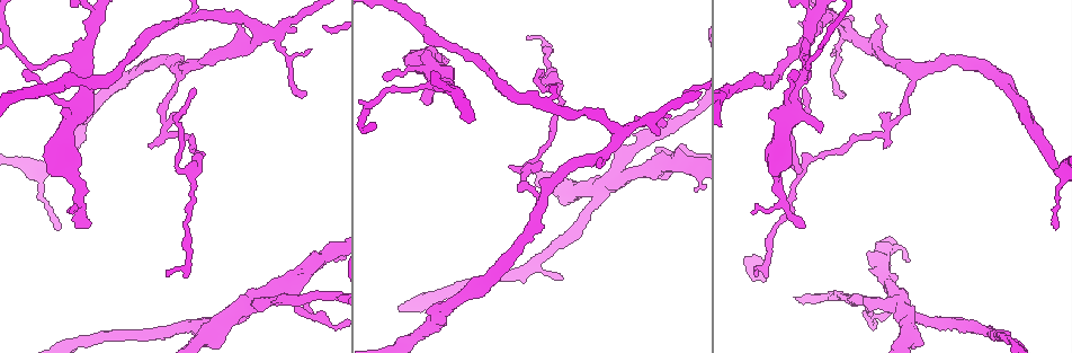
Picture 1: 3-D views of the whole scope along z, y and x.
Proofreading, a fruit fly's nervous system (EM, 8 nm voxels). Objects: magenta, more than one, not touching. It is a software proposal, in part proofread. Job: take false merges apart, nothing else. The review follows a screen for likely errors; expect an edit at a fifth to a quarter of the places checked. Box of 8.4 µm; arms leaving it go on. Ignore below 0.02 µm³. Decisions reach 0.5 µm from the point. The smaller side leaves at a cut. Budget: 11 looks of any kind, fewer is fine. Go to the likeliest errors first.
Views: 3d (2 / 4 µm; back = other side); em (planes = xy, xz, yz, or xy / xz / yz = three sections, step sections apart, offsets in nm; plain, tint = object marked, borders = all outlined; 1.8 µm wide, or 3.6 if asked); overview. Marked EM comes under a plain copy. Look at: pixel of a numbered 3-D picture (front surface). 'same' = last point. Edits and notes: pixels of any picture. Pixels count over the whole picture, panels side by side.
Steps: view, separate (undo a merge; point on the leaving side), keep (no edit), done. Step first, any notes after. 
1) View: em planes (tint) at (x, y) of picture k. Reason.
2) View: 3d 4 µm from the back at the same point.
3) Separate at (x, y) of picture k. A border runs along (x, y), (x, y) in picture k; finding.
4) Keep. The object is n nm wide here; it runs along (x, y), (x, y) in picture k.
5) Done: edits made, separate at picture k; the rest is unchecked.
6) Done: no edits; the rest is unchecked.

View: em planes (tint) at (590, 190) of picture 1. A fork.

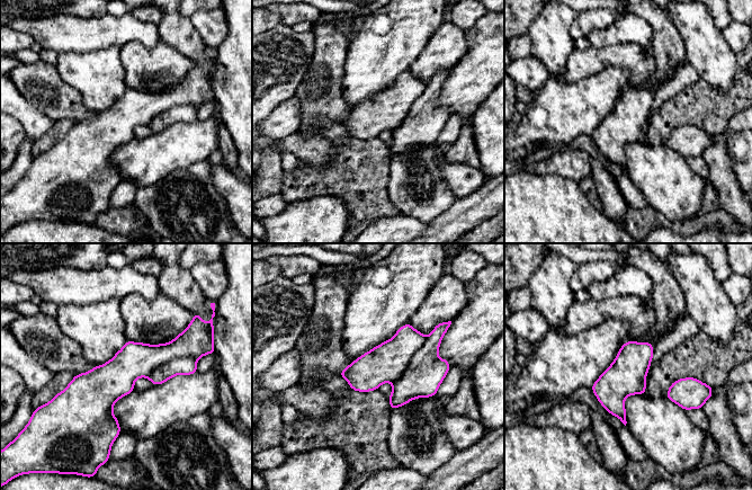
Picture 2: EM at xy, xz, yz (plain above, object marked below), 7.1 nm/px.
Separate at (181, 365) of picture 2. A second cell is stuck on.

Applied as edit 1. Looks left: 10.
View: 3d 2 µm at (551, 81) of picture 1. Calibre changes.

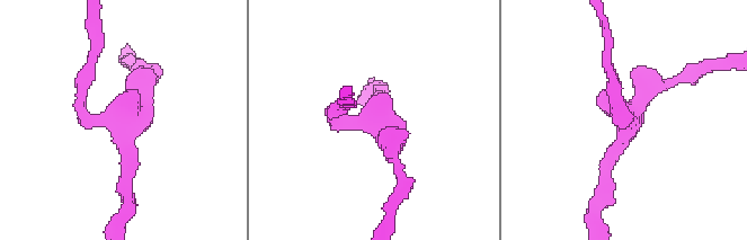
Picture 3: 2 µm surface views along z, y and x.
View: em xy step 4 (tint) at (381, 121) of picture 3. Now the EM.

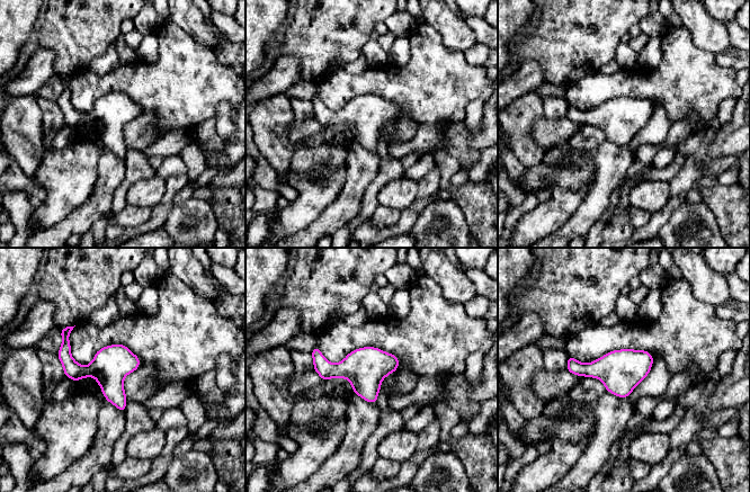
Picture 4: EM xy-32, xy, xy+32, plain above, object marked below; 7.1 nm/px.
View: em planes (tint) at the same point.

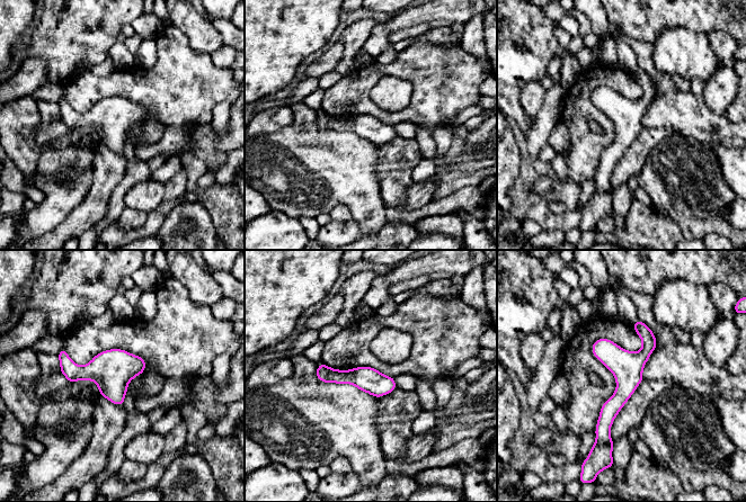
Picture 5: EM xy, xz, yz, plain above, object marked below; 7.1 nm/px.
Keep. The object is 180 nm wide here; one cell here.

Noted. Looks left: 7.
View: 3d 4 µm from the back at (788, 112) of picture 1. Calibre changes.

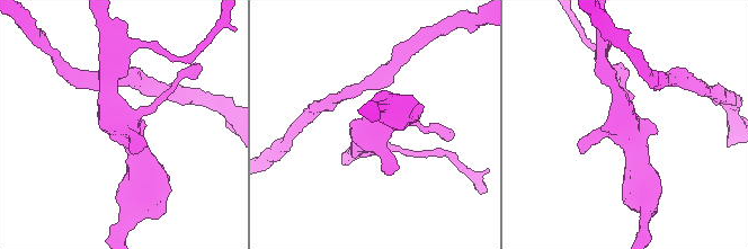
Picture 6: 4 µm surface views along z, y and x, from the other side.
View: em xy step 16 (tint) at (376, 127) of picture 6. Shape alone is not enough.

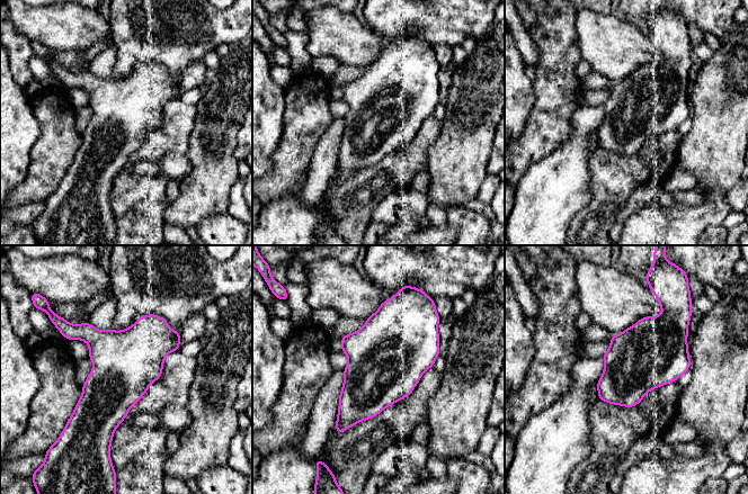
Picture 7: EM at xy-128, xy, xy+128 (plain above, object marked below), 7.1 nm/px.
View: em xz step 4 (tint) at the same point. Another direction.

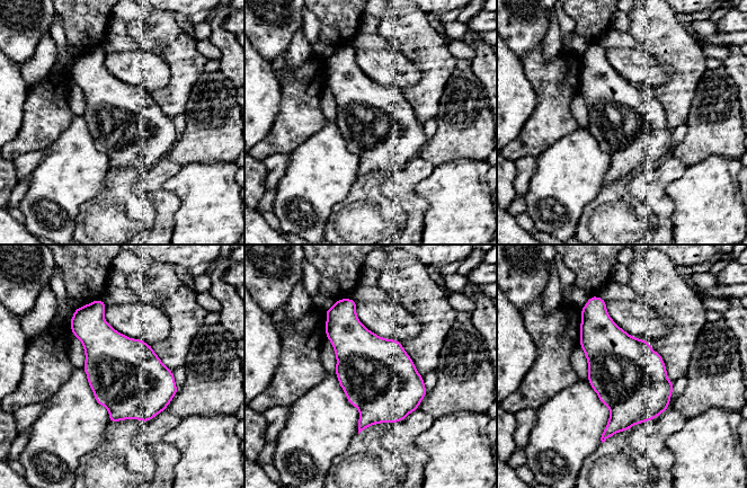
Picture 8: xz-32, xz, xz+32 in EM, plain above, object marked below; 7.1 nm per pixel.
Keep. The object is 500 nm wide here; all the same cell.

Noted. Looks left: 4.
View: 3d 2 µm at (256, 31) of picture 1.

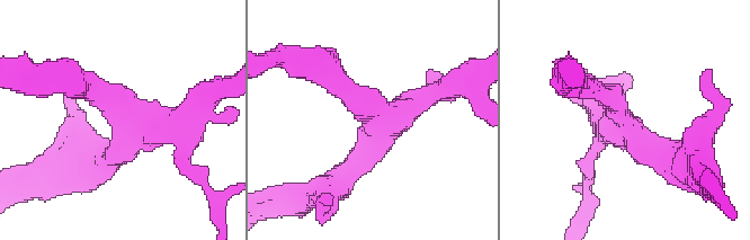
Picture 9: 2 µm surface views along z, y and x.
View: em xy step 4 (tint) at (620, 117) of picture 9. Need the tissue.

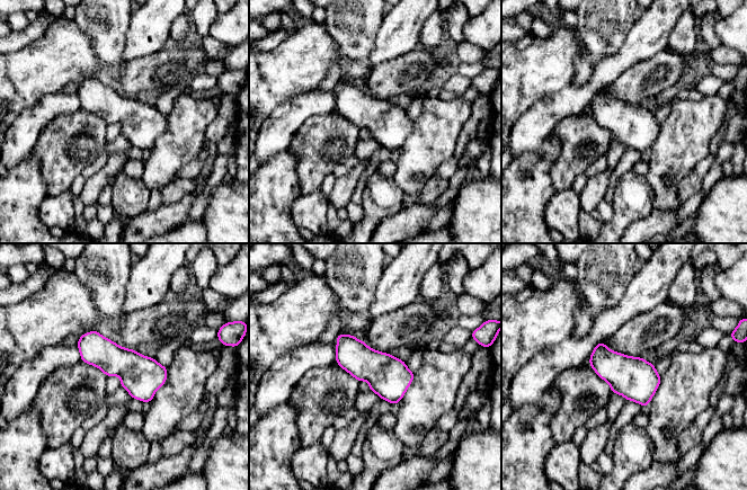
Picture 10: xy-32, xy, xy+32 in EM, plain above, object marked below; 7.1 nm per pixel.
View: em planes (borders) at the same point.

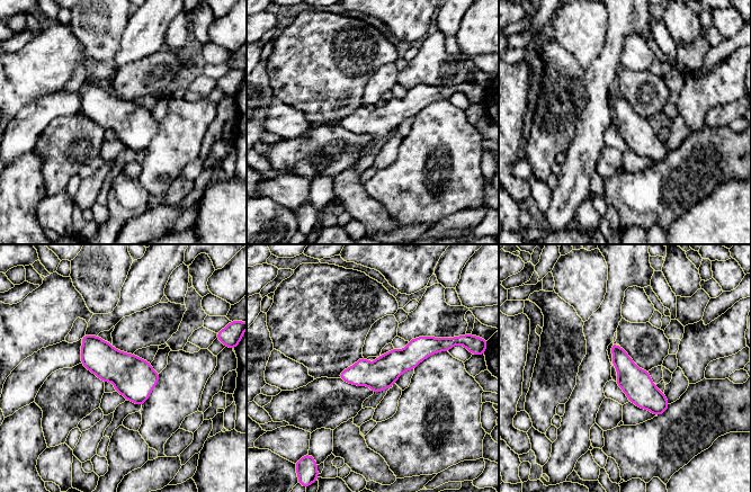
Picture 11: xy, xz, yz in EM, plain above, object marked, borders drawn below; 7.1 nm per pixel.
Keep. The object is 220 nm wide here; continuous, no second cell.

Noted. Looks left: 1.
Done: edits made, separate at picture 2; the rest is unchecked.

